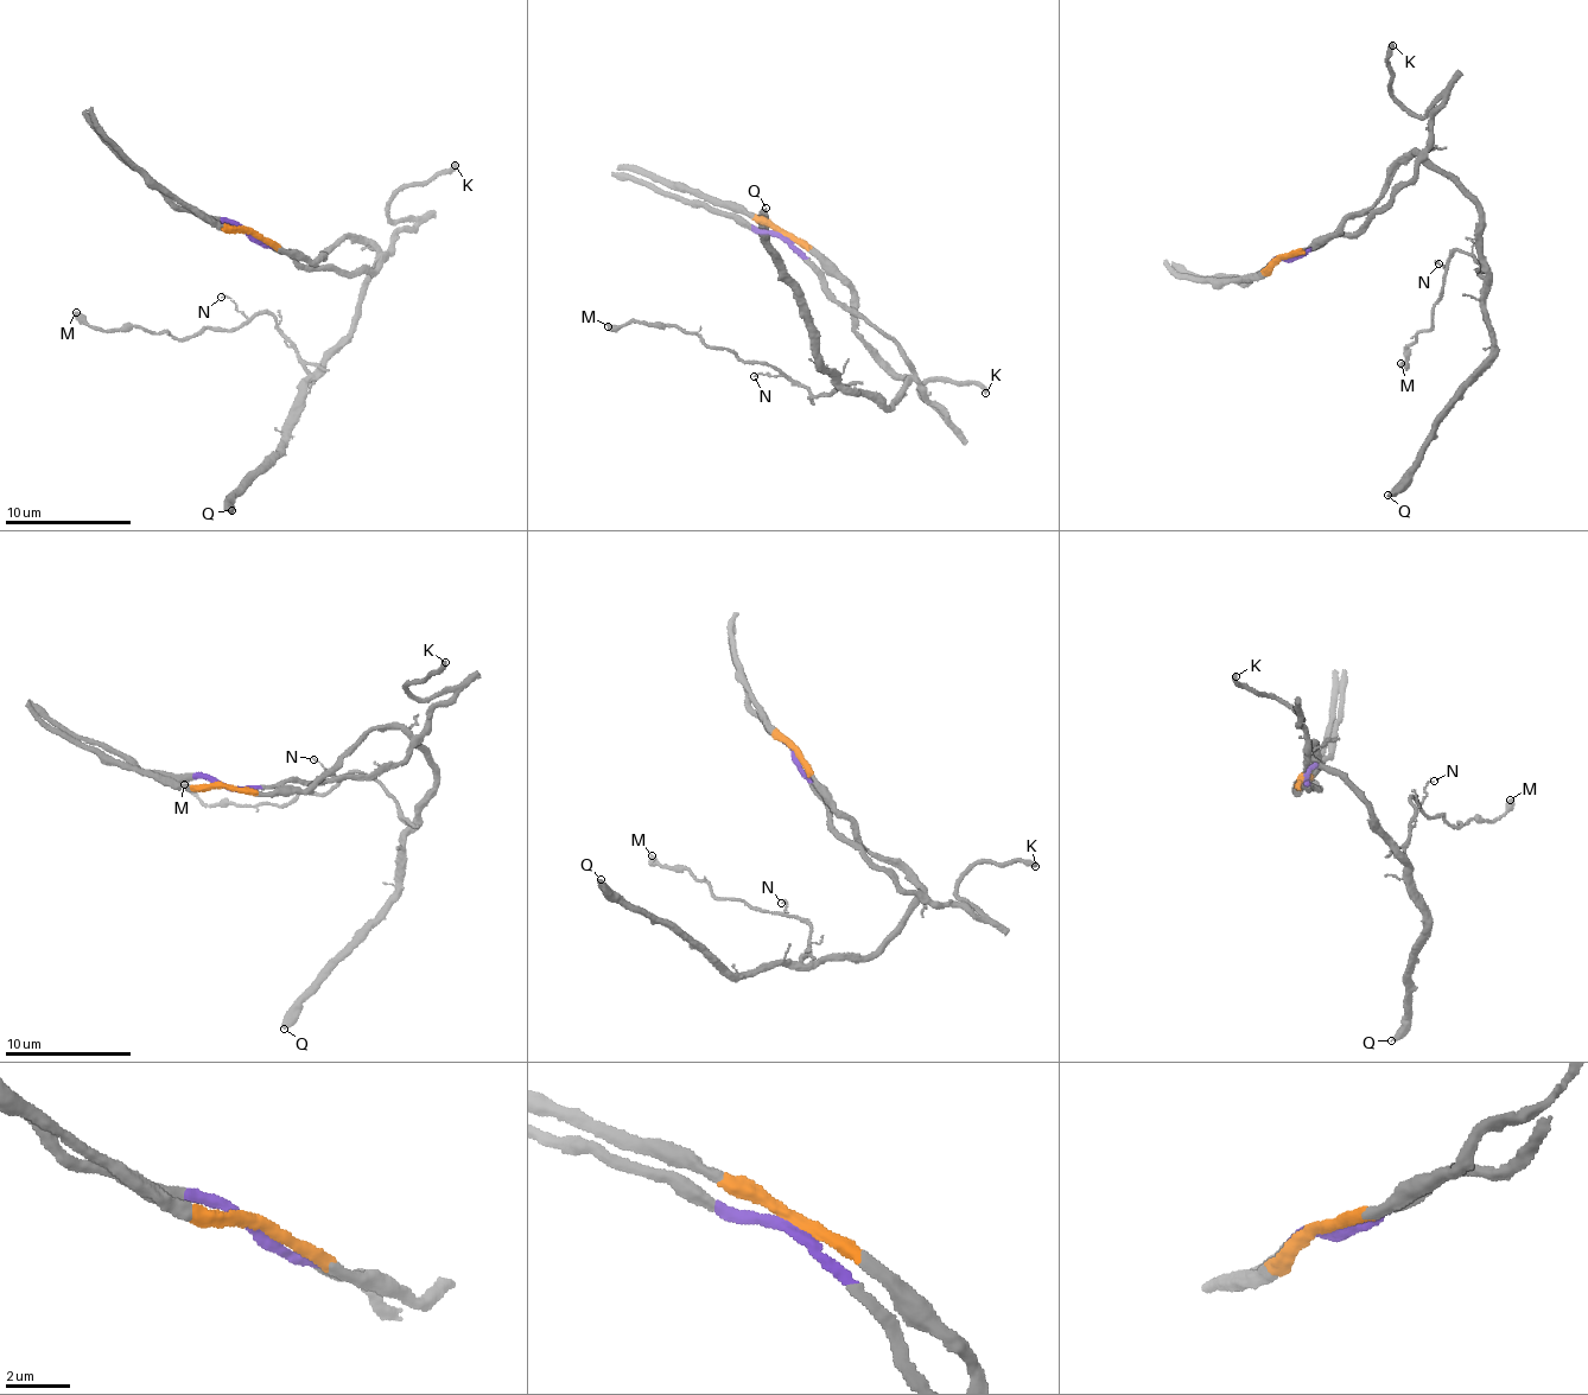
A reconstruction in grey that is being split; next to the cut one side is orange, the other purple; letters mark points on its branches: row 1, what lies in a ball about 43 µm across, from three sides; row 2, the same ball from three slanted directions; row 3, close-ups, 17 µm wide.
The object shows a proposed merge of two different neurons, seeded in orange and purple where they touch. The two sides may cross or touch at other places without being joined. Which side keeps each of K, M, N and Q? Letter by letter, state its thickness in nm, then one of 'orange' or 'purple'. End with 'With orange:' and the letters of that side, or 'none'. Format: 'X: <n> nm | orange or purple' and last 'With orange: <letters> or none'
K: 300 nm | purple
M: 400 nm | orange
N: 90 nm | orange
Q: 440 nm | orange
With orange: M, N, Q

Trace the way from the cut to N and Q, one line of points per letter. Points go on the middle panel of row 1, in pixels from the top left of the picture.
N: (781, 236), (842, 278), (851, 320), (908, 388), (885, 408), (851, 386), (830, 397), (779, 376), (753, 376)
Q: (781, 236), (851, 291), (851, 320), (908, 388), (893, 405), (820, 364), (764, 209)

